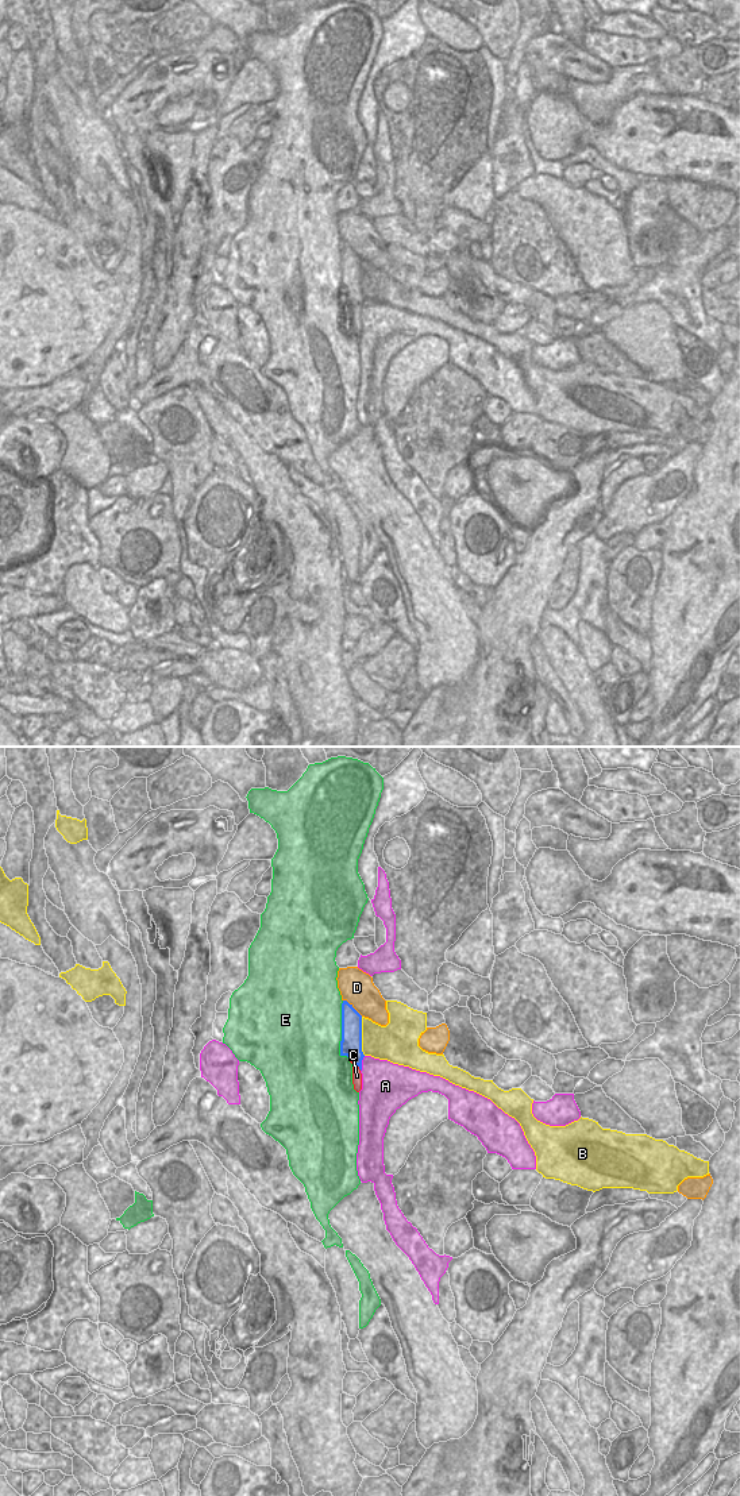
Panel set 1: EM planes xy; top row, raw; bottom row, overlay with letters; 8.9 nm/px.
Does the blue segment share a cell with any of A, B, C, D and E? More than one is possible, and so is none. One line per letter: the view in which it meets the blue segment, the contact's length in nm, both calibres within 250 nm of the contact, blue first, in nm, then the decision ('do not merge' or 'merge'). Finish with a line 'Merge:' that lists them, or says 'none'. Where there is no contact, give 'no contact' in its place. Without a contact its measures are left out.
A: contact in xy; length 150 nm; calibres 190 and 380 nm; do not merge
B: contact in xy; length 340 nm; calibres 190 and 320 nm; do not merge
C: contact in xy; length 150 nm; calibres 190 and 100 nm; merge
D: contact in xy; length 240 nm; calibres 190 and 300 nm; do not merge
E: contact in xy; length 550 nm; calibres 190 and 480 nm; do not merge
Merge: C

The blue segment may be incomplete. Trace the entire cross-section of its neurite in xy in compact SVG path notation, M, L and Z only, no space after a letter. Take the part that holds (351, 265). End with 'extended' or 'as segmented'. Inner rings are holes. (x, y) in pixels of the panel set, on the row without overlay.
M347 244L342 247L340 300L347 300L352 308L354 333L362 333L362 259Z; extended

